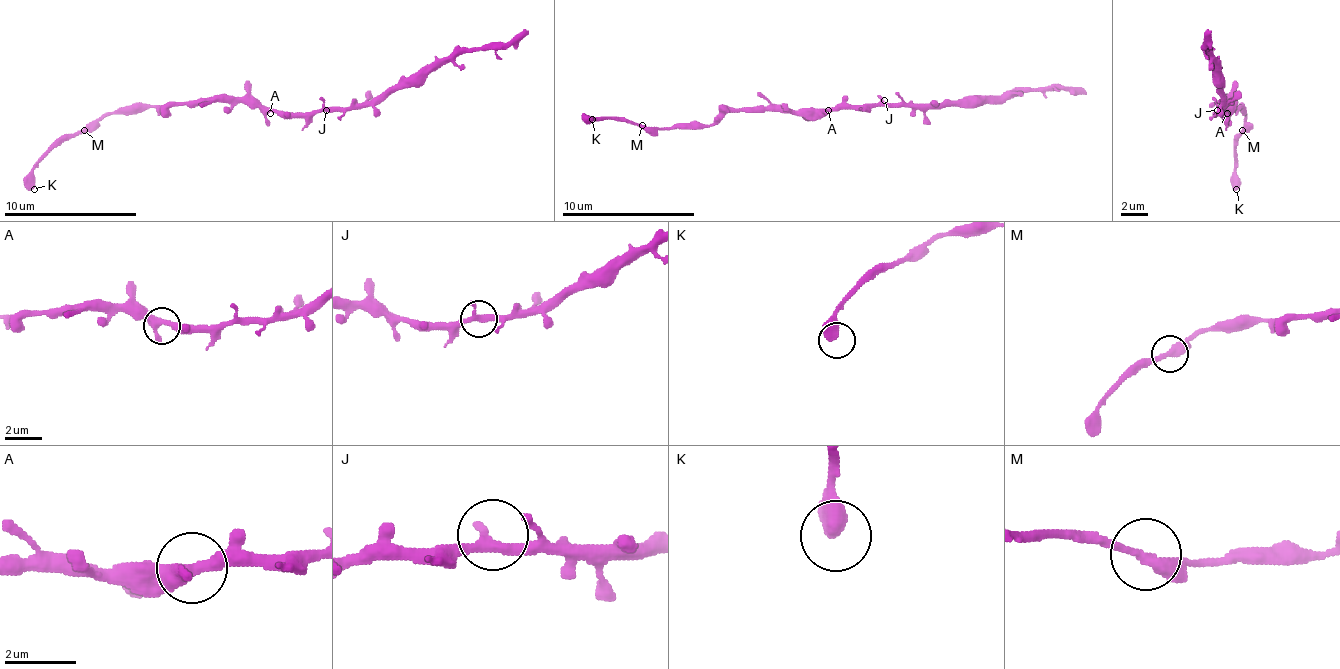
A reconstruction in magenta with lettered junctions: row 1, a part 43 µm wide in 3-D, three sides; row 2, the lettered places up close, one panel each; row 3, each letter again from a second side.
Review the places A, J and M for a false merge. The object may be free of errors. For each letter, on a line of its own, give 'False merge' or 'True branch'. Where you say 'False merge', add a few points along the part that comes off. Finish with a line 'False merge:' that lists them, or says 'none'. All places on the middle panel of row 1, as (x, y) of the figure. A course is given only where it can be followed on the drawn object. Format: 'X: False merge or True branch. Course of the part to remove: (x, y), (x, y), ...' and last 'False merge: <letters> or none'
A: True branch
J: True branch
M: True branch
False merge: none

